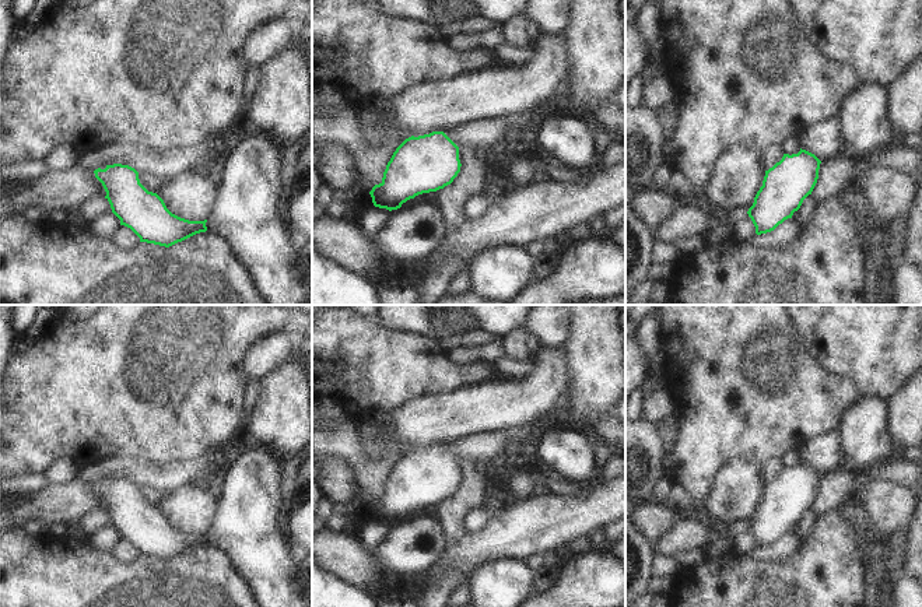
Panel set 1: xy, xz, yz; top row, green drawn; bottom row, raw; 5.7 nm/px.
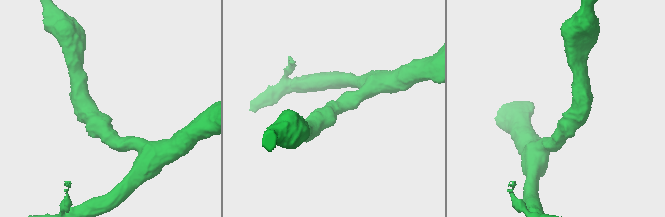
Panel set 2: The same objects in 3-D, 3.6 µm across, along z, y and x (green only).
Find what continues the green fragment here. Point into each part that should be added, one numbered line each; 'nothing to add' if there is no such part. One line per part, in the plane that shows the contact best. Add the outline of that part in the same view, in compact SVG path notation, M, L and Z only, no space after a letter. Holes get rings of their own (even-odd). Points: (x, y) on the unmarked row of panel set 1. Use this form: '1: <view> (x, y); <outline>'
nothing to add

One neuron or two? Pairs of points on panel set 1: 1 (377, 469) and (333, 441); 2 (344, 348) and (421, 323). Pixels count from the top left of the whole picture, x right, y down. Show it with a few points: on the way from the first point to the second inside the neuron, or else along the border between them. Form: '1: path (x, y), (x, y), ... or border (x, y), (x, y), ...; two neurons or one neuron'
1: path (365, 467), (344, 446); one neuron
2: border (379, 319), (391, 329), (428, 334), (434, 339); two neurons

